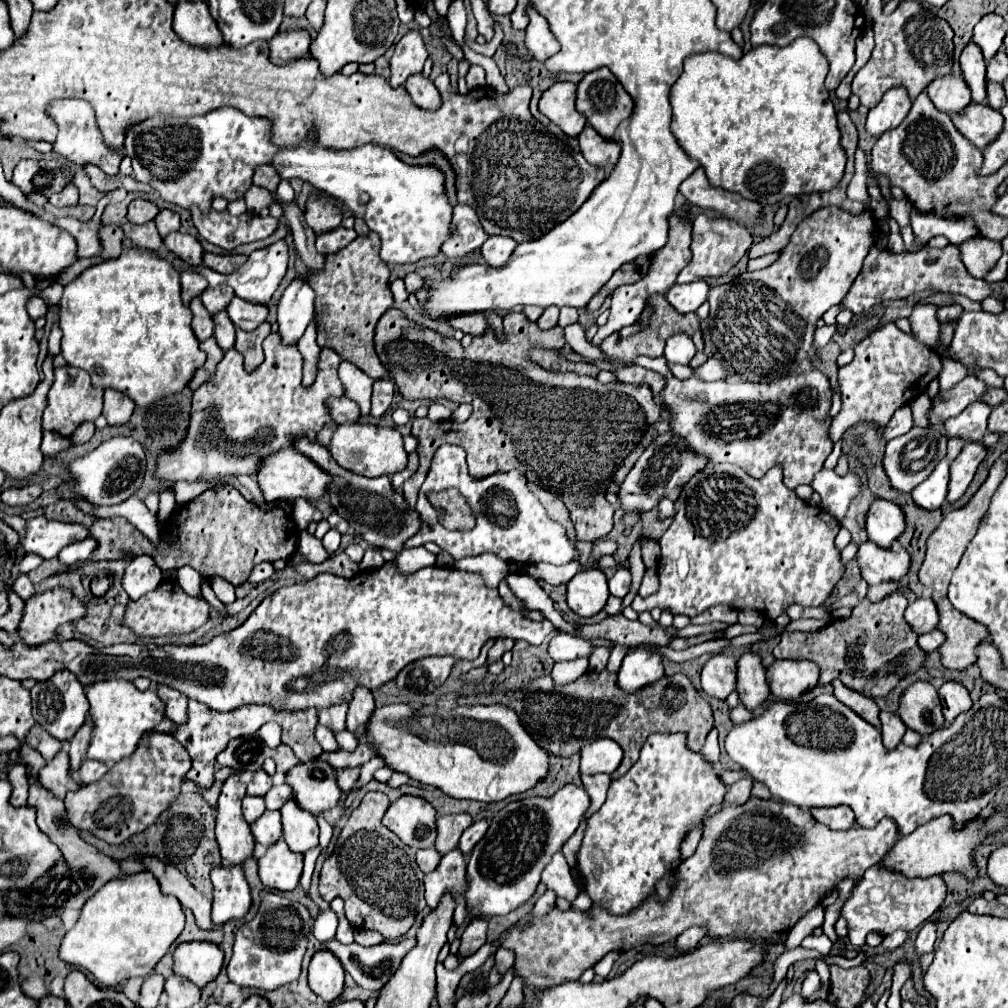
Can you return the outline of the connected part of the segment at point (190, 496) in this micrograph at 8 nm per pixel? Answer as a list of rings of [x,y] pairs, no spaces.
[[[199,479],[192,483],[186,481],[176,482],[173,486],[176,503],[184,505],[209,489],[210,486],[212,486],[212,482],[208,482],[206,479]]]

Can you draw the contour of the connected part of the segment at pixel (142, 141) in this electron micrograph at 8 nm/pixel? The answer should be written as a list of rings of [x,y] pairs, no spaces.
[[[222,106],[208,114],[192,116],[192,118],[152,116],[128,132],[126,156],[132,158],[134,178],[138,182],[144,182],[156,188],[166,202],[172,202],[186,210],[196,206],[200,208],[200,212],[208,214],[212,208],[212,200],[216,196],[222,196],[228,202],[244,198],[246,190],[252,186],[254,170],[262,164],[270,164],[272,158],[284,150],[284,146],[278,146],[272,142],[272,128],[274,126],[270,118],[246,116],[232,106]]]

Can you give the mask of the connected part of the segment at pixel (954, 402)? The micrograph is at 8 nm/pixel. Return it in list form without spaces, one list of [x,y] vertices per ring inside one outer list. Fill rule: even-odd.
[[[976,376],[964,378],[950,392],[946,392],[940,400],[936,400],[934,408],[930,410],[930,424],[932,426],[942,424],[948,416],[960,414],[968,404],[972,404],[974,400],[980,400],[986,390],[988,390],[988,386],[980,378],[976,378]]]

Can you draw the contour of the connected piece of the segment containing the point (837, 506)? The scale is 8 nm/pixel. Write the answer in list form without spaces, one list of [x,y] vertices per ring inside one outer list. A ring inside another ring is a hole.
[[[820,470],[814,476],[812,488],[820,494],[824,510],[830,512],[836,520],[842,520],[846,516],[852,498],[856,498],[862,490],[862,476],[854,470],[848,472],[846,476]]]

